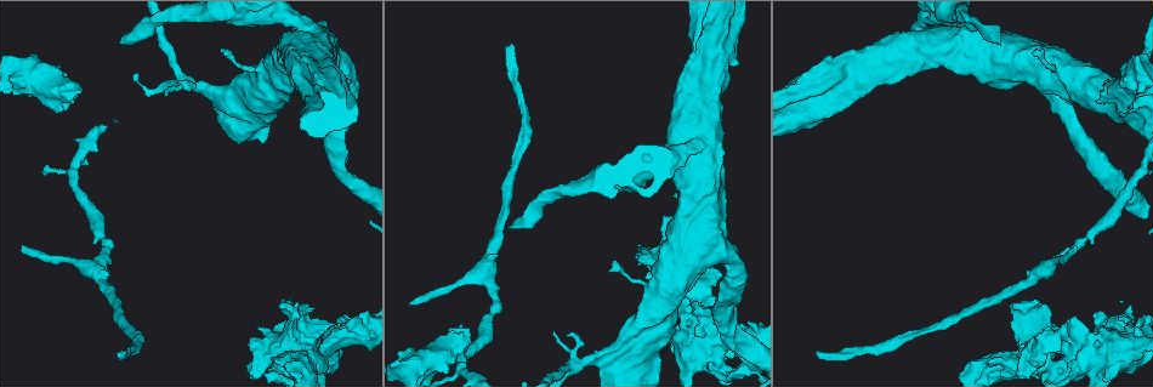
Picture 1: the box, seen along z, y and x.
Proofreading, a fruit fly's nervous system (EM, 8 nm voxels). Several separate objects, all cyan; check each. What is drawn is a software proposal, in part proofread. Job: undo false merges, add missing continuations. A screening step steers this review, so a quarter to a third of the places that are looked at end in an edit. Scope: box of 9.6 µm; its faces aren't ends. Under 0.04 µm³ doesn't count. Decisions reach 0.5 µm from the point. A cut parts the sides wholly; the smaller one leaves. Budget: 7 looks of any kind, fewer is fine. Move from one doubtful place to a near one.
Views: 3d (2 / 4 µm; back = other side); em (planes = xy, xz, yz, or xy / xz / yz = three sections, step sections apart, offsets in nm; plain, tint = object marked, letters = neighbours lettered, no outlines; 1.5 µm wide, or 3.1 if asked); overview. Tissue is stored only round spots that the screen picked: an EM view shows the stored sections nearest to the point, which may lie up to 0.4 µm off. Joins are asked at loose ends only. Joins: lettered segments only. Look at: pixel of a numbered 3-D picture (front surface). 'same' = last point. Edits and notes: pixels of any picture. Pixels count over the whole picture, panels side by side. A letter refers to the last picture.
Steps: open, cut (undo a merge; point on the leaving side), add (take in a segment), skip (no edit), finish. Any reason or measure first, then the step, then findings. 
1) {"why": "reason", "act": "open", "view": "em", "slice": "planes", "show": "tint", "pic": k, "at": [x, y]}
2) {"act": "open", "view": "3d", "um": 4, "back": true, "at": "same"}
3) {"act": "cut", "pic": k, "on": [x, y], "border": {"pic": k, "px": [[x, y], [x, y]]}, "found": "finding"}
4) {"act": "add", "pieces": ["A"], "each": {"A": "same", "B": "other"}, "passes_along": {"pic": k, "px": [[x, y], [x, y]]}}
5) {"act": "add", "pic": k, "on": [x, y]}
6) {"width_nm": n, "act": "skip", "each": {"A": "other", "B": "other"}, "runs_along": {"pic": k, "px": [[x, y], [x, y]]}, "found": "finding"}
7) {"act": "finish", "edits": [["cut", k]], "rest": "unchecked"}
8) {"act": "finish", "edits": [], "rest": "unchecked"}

{"why": "narrows sharply", "act": "open", "view": "em", "slice": "planes", "show": "letters", "pic": 1, "at": [149, 25]}

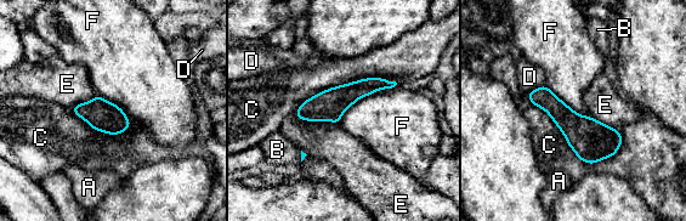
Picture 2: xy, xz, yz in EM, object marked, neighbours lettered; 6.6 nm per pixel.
{"width_nm": 200, "act": "skip", "each": {"A": "other", "B": "other", "C": "other", "D": "other", "E": "other", "F": "other"}, "border": {"pic": 2, "px": [[545, 84], [574, 111], [590, 117]]}, "found": "all the same cell"}

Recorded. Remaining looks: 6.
{"why": "closes a loop", "act": "open", "view": "3d", "um": 4, "pic": 1, "at": [667, 218]}

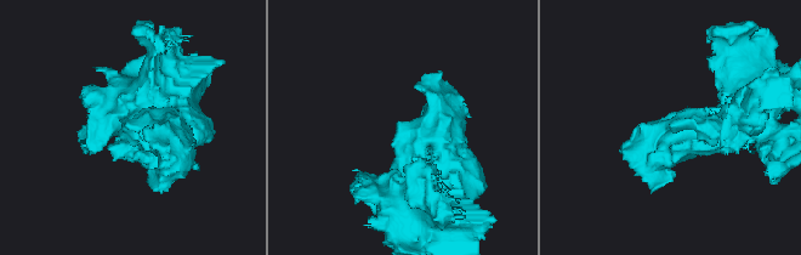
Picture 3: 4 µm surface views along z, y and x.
{"act": "open", "view": "em", "slice": "planes", "show": "letters", "pic": 3, "at": [132, 123]}

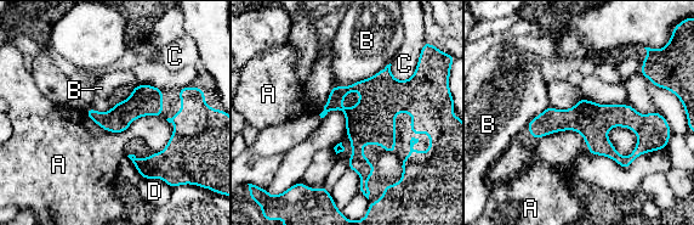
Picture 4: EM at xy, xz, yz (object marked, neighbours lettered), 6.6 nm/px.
{"act": "skip", "each": {"A": "other", "B": "other", "C": "other", "D": "other"}, "border": {"pic": 4, "px": [[584, 136], [557, 130], [532, 139]]}, "found": "continuous, no second cell"}

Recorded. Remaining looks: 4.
{"act": "finish", "edits": [], "rest": "unchecked"}

